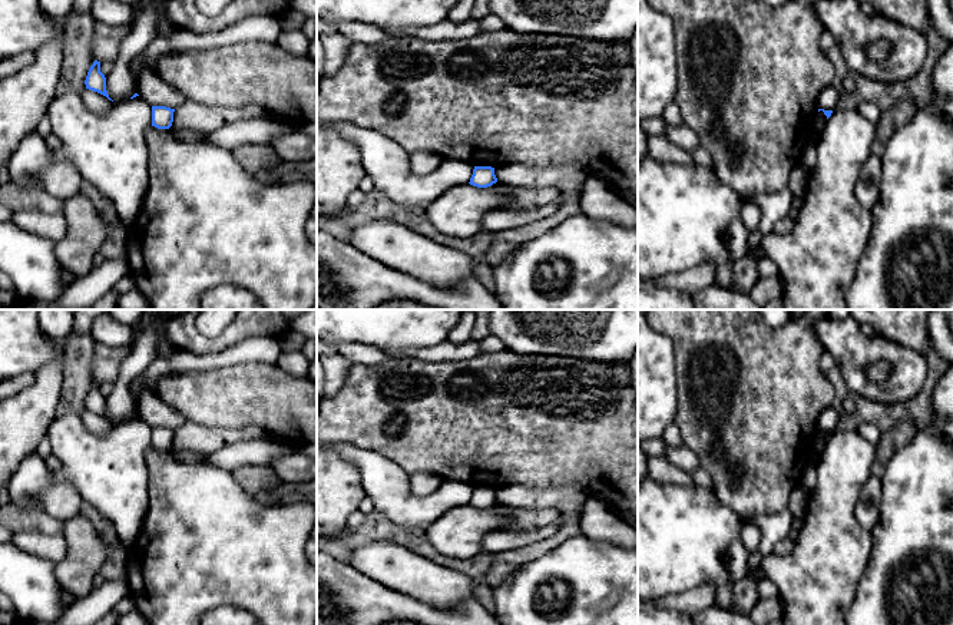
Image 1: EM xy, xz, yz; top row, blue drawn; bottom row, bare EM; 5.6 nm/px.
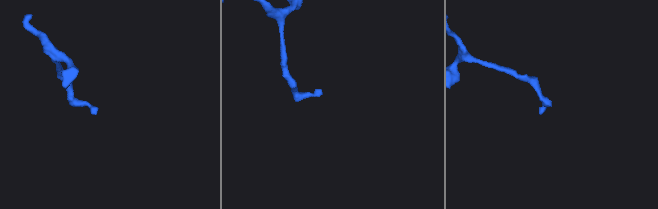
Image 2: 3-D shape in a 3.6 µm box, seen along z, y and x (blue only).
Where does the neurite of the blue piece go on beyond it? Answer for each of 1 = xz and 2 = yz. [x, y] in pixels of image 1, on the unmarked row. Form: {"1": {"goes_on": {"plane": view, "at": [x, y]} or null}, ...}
{"1": {"goes_on": null}, "2": {"goes_on": null}}

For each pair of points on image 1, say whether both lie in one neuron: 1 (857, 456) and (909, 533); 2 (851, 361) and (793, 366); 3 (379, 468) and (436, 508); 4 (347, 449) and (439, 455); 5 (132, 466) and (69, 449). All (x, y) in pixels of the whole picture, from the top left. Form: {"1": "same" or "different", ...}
{"1": "different", "2": "different", "3": "same", "4": "different", "5": "same"}

